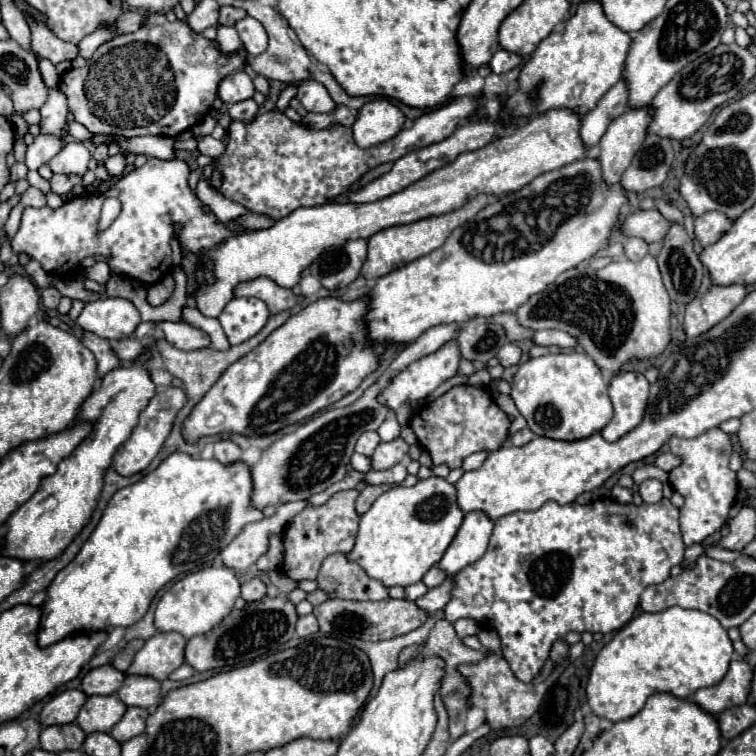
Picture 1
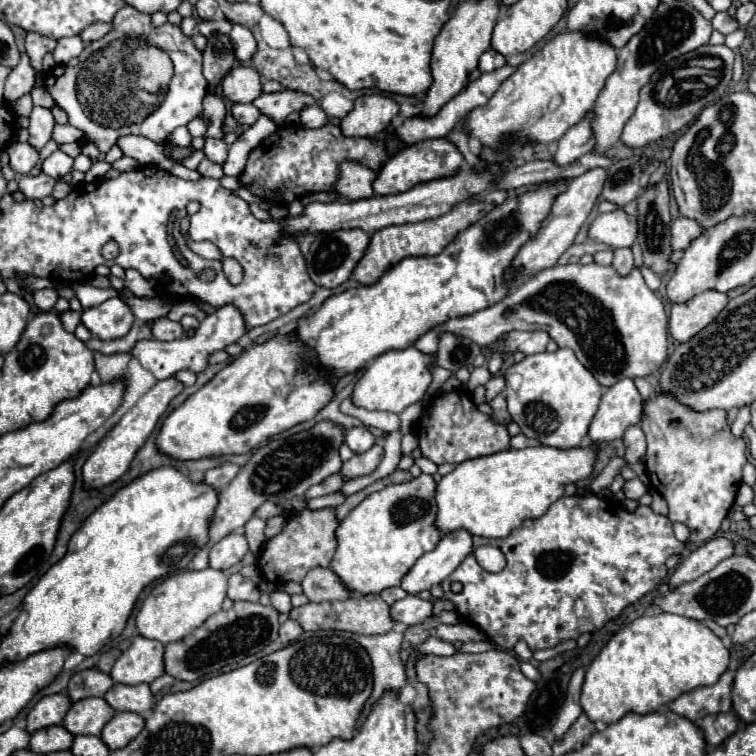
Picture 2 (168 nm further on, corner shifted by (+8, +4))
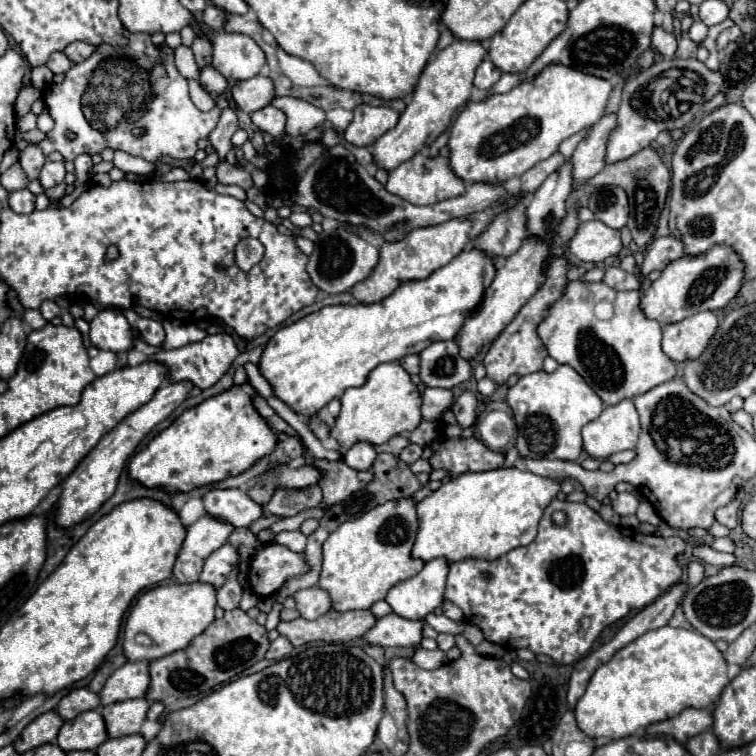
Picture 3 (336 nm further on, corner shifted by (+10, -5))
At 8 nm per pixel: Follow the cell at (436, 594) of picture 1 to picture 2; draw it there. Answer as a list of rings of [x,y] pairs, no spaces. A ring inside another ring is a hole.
[[[407,595],[405,599],[395,601],[391,605],[391,619],[395,623],[403,623],[403,625],[411,627],[411,625],[417,625],[417,623],[429,619],[431,609],[433,609],[431,601],[423,601],[417,595]]]

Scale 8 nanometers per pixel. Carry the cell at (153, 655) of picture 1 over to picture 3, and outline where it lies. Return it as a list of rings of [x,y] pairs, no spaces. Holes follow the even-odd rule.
[[[149,660],[127,662],[107,678],[105,688],[99,694],[101,704],[105,706],[113,702],[123,702],[129,698],[143,698],[147,696],[149,686],[151,686]]]

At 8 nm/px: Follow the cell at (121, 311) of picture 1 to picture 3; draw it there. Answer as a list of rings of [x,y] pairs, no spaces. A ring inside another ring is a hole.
[[[101,310],[91,322],[91,344],[97,346],[99,350],[109,350],[109,352],[125,352],[131,348],[131,326],[125,320],[121,312],[115,310]]]

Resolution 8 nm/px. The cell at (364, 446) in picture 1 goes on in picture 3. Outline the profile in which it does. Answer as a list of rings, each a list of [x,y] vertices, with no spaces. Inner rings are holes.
[[[357,442],[353,444],[345,454],[343,454],[343,460],[351,466],[351,468],[357,468],[357,470],[369,470],[373,460],[375,460],[377,452],[375,448],[369,444],[369,442]]]

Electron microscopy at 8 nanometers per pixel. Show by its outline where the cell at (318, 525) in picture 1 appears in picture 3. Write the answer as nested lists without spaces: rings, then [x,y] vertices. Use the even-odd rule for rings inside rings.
[[[265,544],[251,560],[249,584],[261,598],[275,594],[287,580],[311,570],[303,552],[293,552],[281,544]]]

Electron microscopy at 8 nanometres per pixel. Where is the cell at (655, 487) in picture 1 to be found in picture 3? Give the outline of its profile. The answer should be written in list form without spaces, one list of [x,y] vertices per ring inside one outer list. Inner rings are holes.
[[[621,492],[617,494],[617,498],[613,500],[613,510],[619,514],[619,516],[627,516],[627,514],[635,514],[637,506],[639,506],[639,500],[635,494],[631,492]]]

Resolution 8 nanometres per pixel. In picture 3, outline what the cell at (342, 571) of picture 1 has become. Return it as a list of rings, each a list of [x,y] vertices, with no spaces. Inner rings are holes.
[[[313,586],[313,588],[303,588],[299,592],[295,592],[295,602],[297,602],[297,610],[301,612],[301,616],[305,620],[315,620],[319,616],[323,616],[325,612],[331,610],[331,598],[329,592]]]

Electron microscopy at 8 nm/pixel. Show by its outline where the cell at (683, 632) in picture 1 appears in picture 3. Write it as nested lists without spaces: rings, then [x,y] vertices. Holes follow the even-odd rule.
[[[671,626],[649,630],[637,640],[633,640],[631,644],[627,644],[625,648],[621,648],[609,662],[605,662],[595,670],[585,694],[579,698],[575,706],[577,724],[589,738],[605,736],[615,740],[615,738],[633,736],[635,732],[643,732],[653,722],[667,720],[679,714],[683,708],[691,708],[691,706],[709,708],[719,700],[721,690],[741,672],[744,664],[745,662],[743,664],[725,662],[717,646],[695,630],[671,628]]]

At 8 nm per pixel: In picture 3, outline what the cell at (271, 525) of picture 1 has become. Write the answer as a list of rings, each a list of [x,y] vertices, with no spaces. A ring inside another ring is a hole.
[[[225,544],[225,546],[221,546],[219,550],[215,550],[213,554],[209,554],[205,558],[205,568],[203,568],[199,580],[209,582],[215,588],[219,588],[237,562],[239,562],[237,550],[231,544]]]

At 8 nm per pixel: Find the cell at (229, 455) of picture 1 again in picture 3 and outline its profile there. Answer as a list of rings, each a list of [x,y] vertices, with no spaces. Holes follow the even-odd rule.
[[[213,488],[203,496],[207,514],[227,520],[233,526],[251,526],[263,516],[263,508],[249,500],[249,496],[239,488]]]

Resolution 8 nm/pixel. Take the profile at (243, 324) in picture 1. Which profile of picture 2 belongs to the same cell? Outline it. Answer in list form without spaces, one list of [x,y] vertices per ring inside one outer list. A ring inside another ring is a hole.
[[[225,305],[221,309],[217,309],[215,313],[208,314],[195,331],[193,337],[181,337],[175,341],[157,341],[157,339],[149,339],[149,341],[139,341],[131,355],[139,359],[139,363],[151,371],[155,375],[155,379],[169,379],[173,377],[177,371],[193,371],[193,373],[203,373],[209,365],[207,359],[215,353],[225,349],[231,343],[237,343],[239,337],[245,333],[245,323],[243,323],[243,315],[239,313],[239,309],[235,309],[233,305]]]

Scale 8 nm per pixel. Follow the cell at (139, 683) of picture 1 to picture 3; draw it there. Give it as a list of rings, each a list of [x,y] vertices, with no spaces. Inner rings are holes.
[[[147,698],[123,700],[99,708],[101,716],[105,718],[109,736],[127,736],[129,732],[139,732],[143,720],[147,718],[147,710],[149,710]]]

